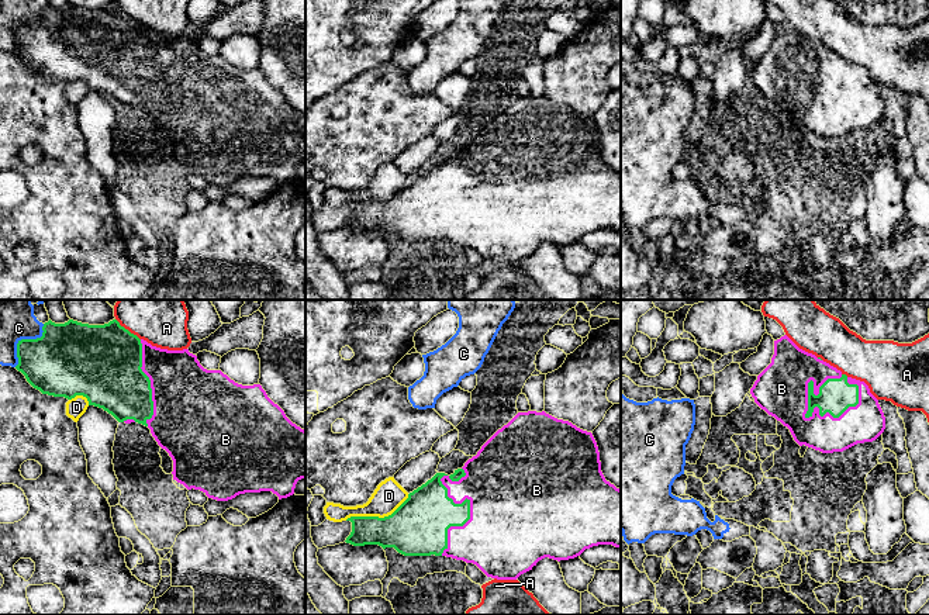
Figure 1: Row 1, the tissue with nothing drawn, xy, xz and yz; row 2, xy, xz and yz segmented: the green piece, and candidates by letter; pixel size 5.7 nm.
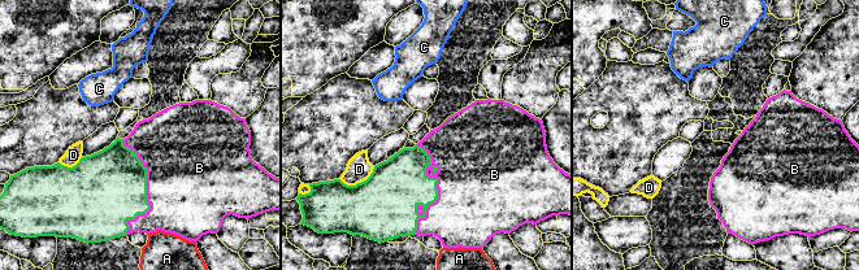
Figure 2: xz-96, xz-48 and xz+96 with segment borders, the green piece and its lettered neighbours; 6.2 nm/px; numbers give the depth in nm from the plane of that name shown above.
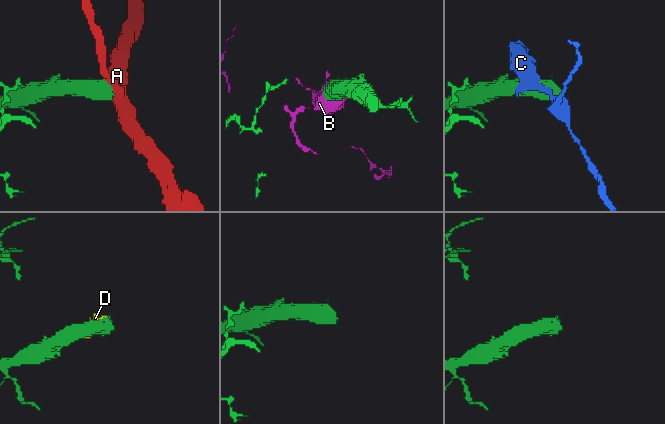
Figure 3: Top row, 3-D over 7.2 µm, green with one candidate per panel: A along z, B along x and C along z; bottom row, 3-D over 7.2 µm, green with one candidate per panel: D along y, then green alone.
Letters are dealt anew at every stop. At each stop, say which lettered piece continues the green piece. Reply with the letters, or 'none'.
B

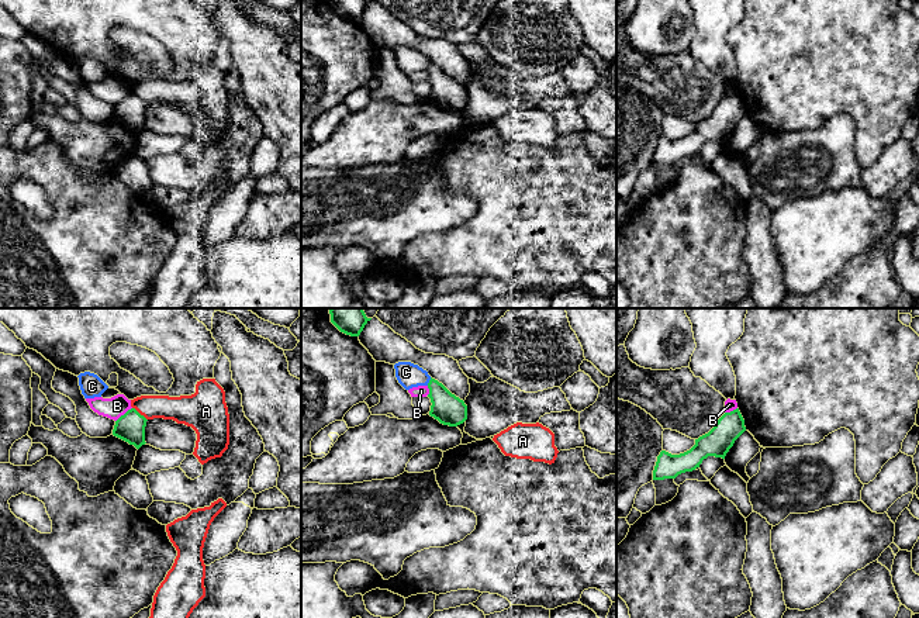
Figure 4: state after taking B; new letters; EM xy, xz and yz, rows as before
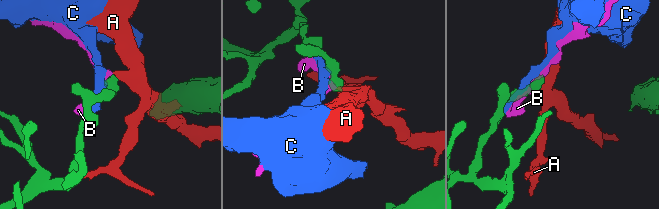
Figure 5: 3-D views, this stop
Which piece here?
none

